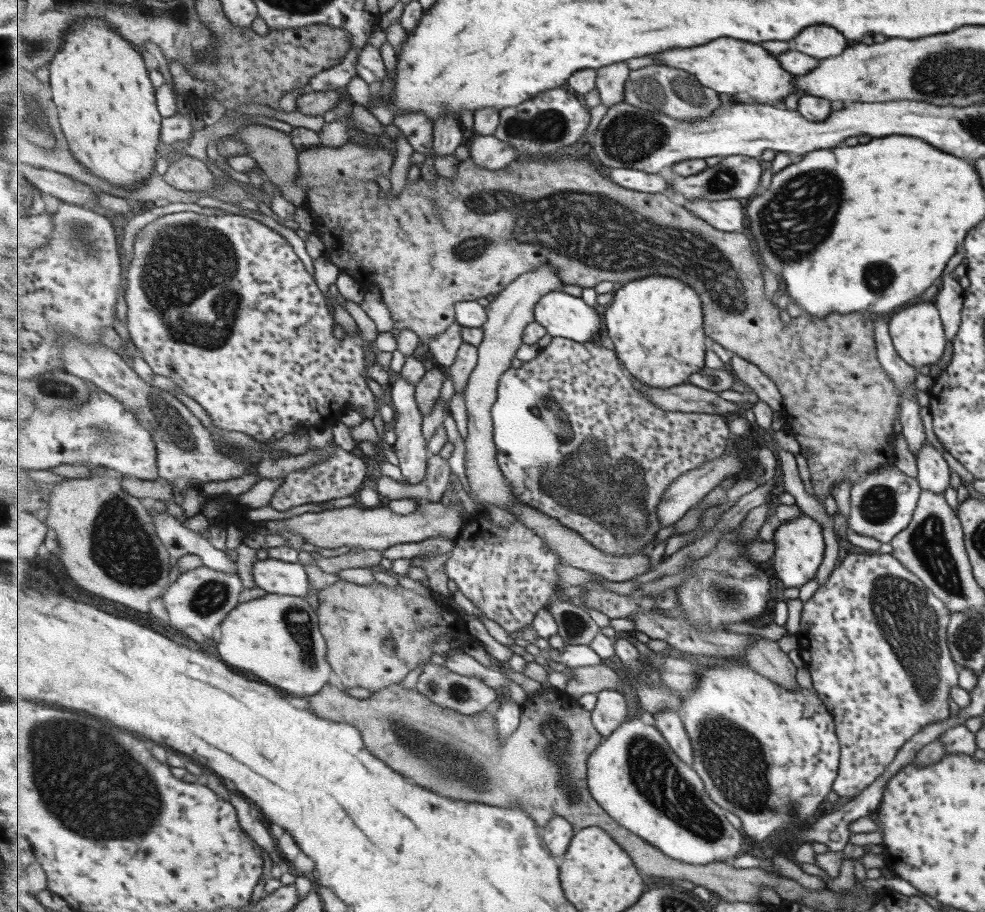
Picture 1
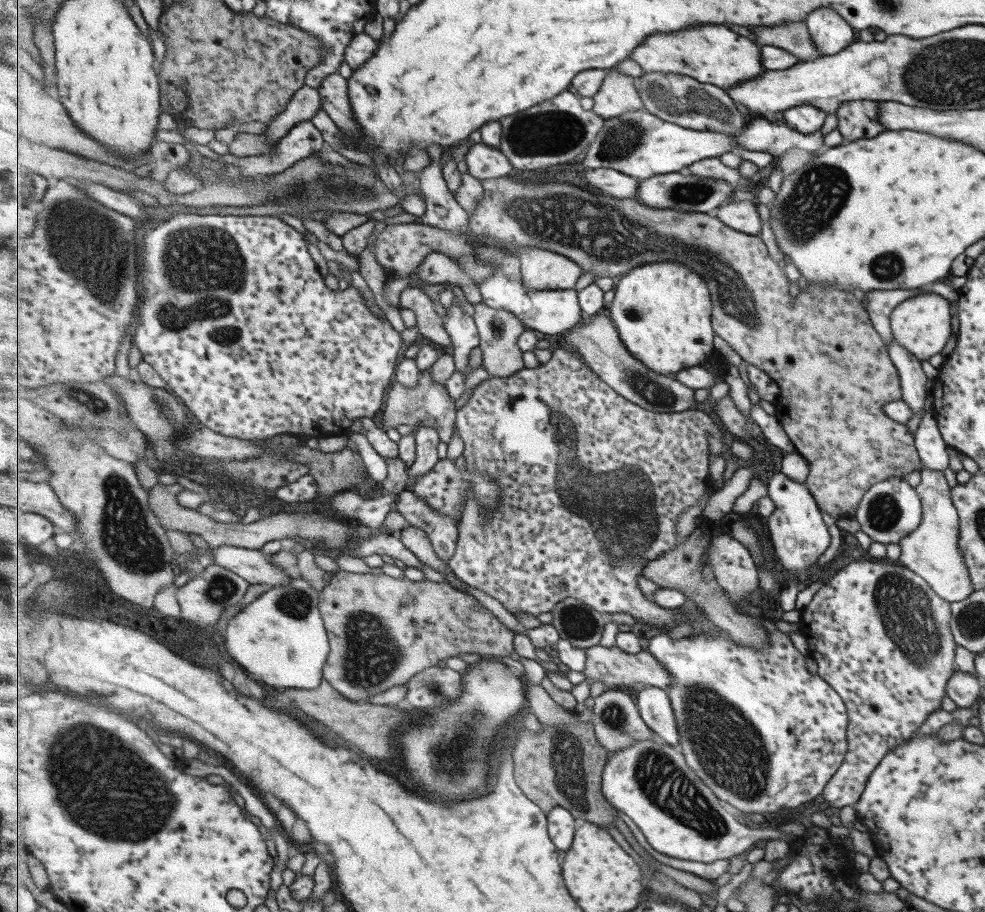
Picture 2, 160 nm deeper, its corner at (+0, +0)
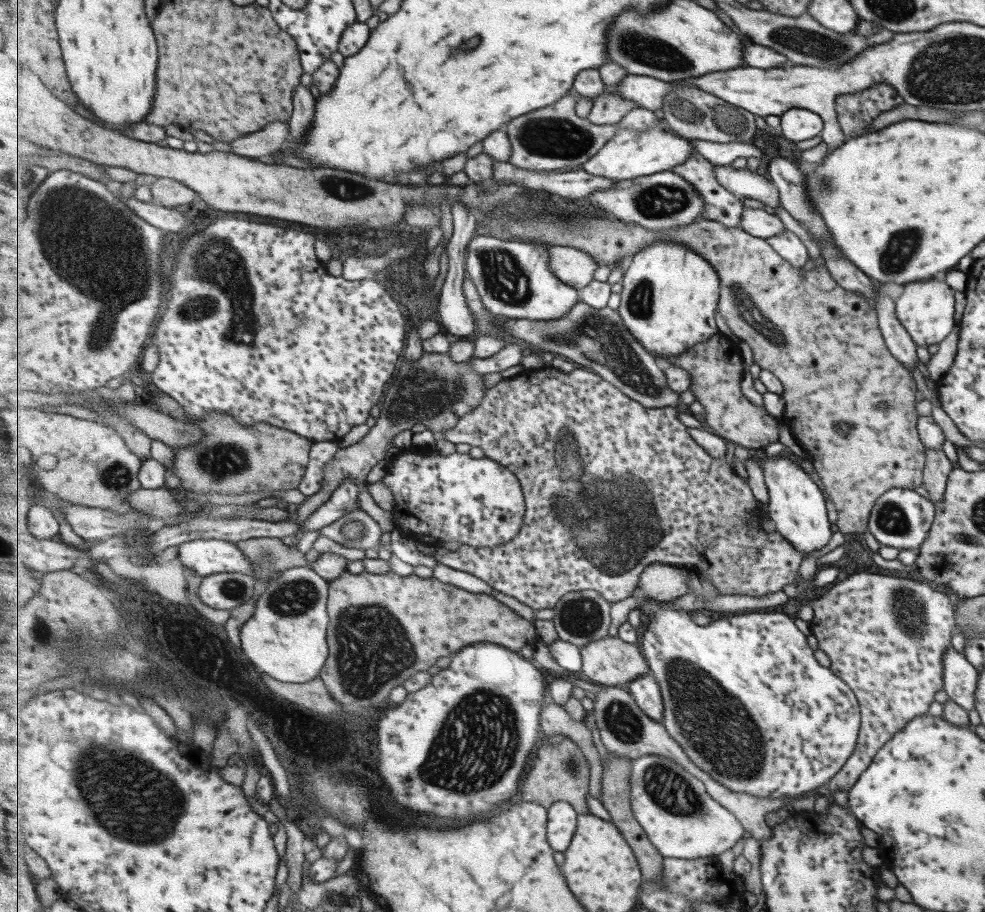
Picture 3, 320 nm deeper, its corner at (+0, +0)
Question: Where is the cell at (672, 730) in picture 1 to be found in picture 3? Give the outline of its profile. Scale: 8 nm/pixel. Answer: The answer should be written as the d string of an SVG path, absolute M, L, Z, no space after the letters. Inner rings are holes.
M653 673L644 674L641 678L632 680L626 687L647 716L657 722L664 722L664 697Z

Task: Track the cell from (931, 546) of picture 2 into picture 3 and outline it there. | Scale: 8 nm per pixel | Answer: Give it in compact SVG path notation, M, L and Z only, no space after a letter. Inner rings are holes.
M927 449L924 452L924 467L922 470L922 486L928 492L927 499L933 504L942 499L947 475L952 464L942 449Z

